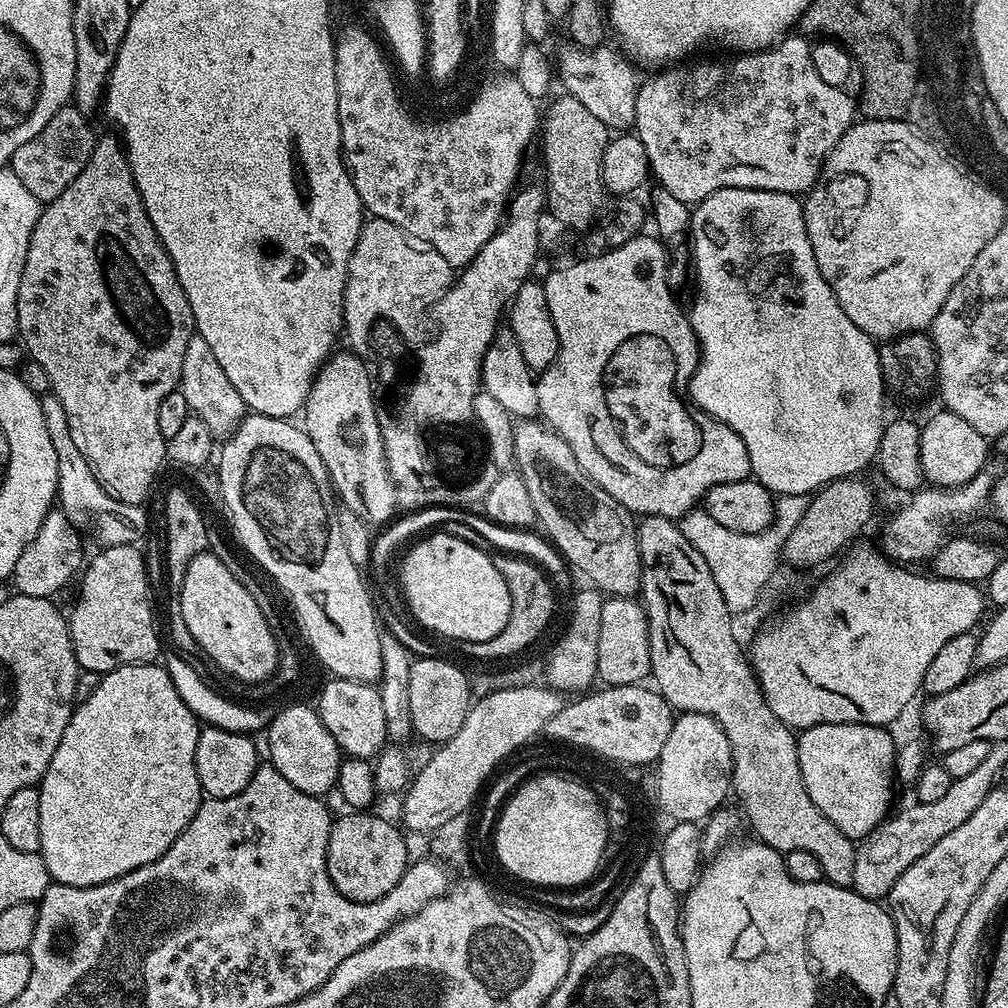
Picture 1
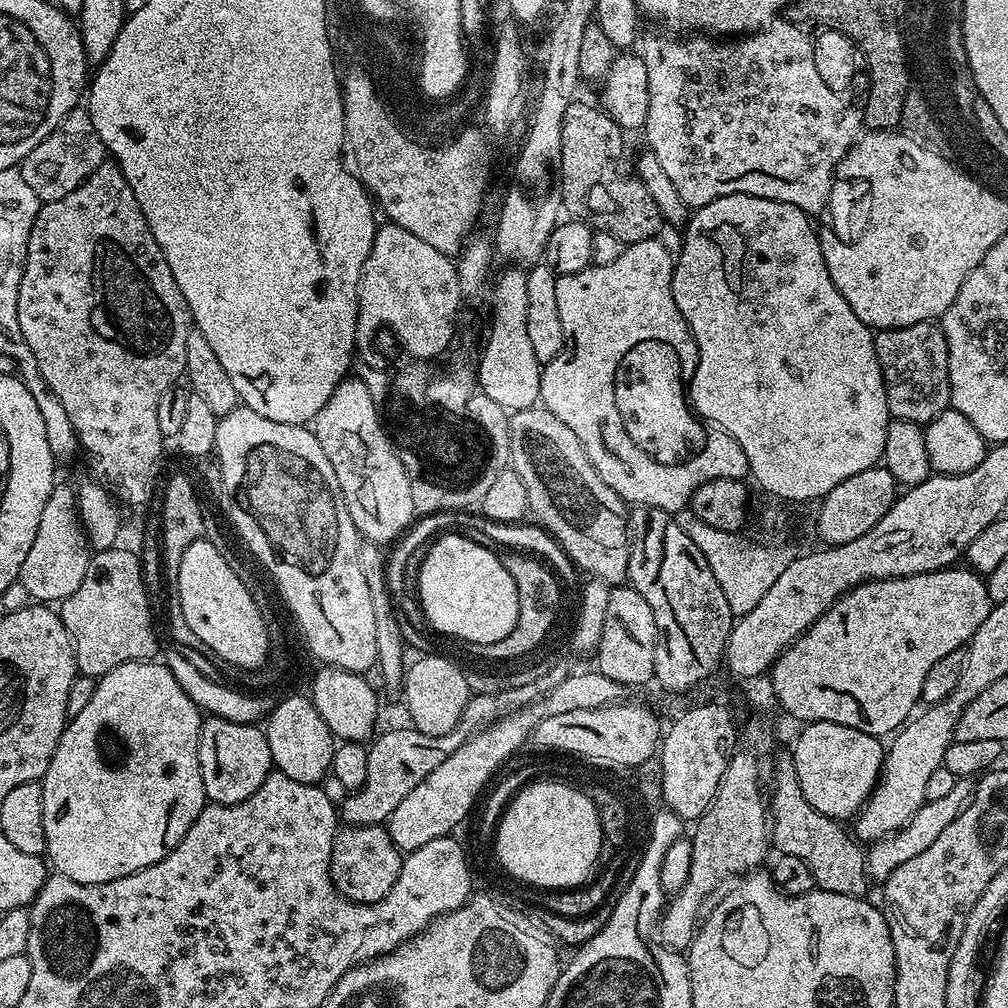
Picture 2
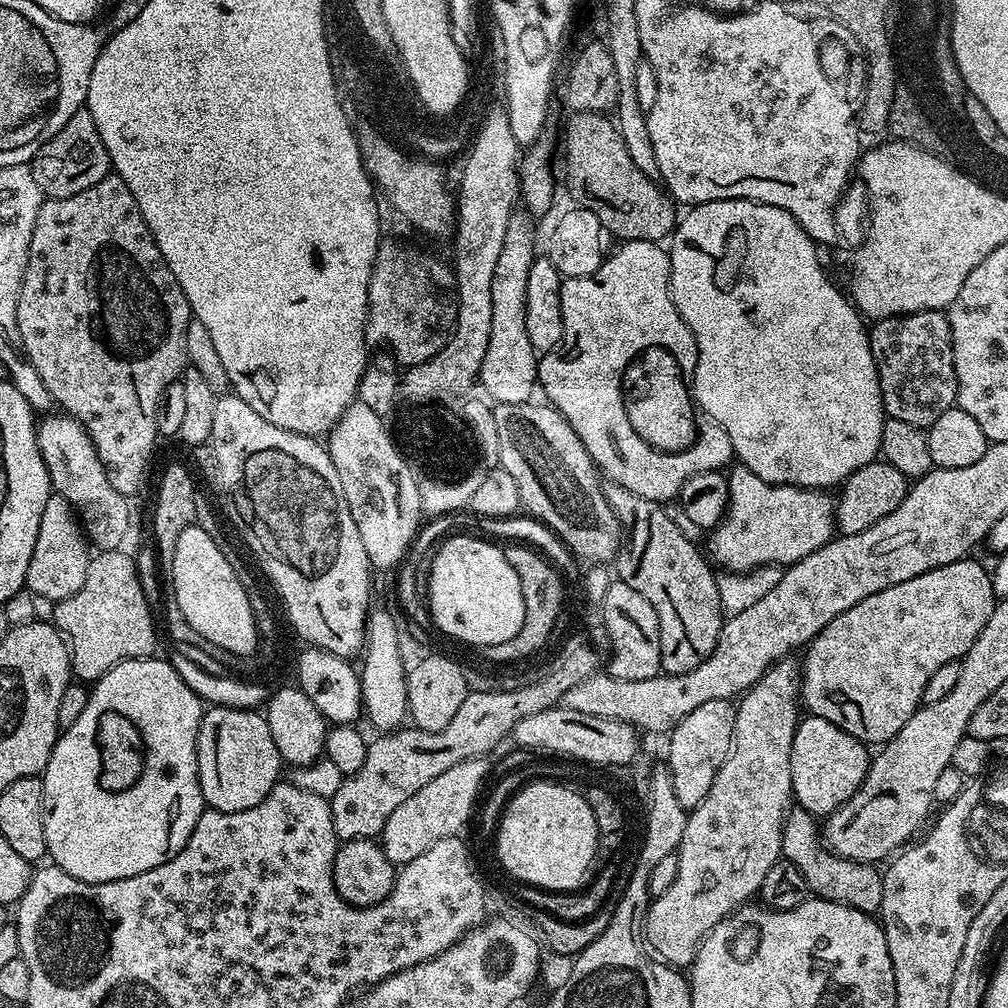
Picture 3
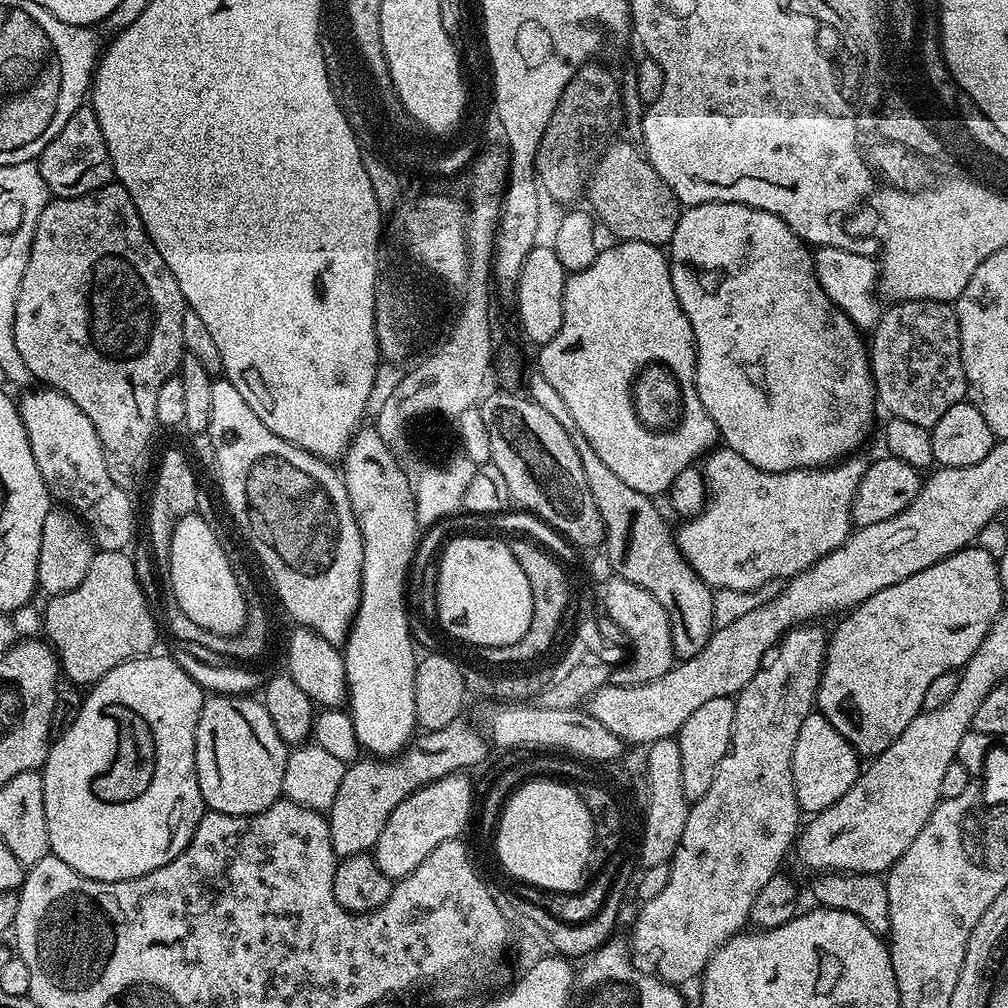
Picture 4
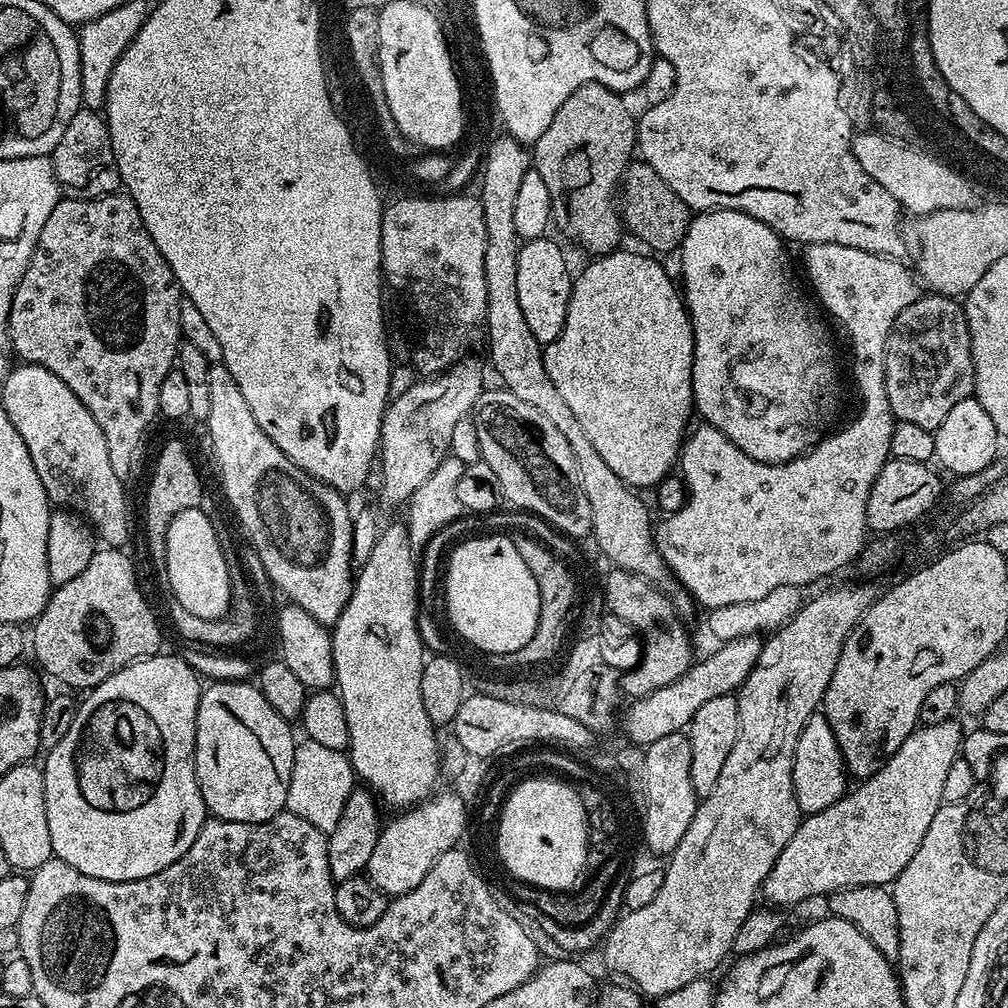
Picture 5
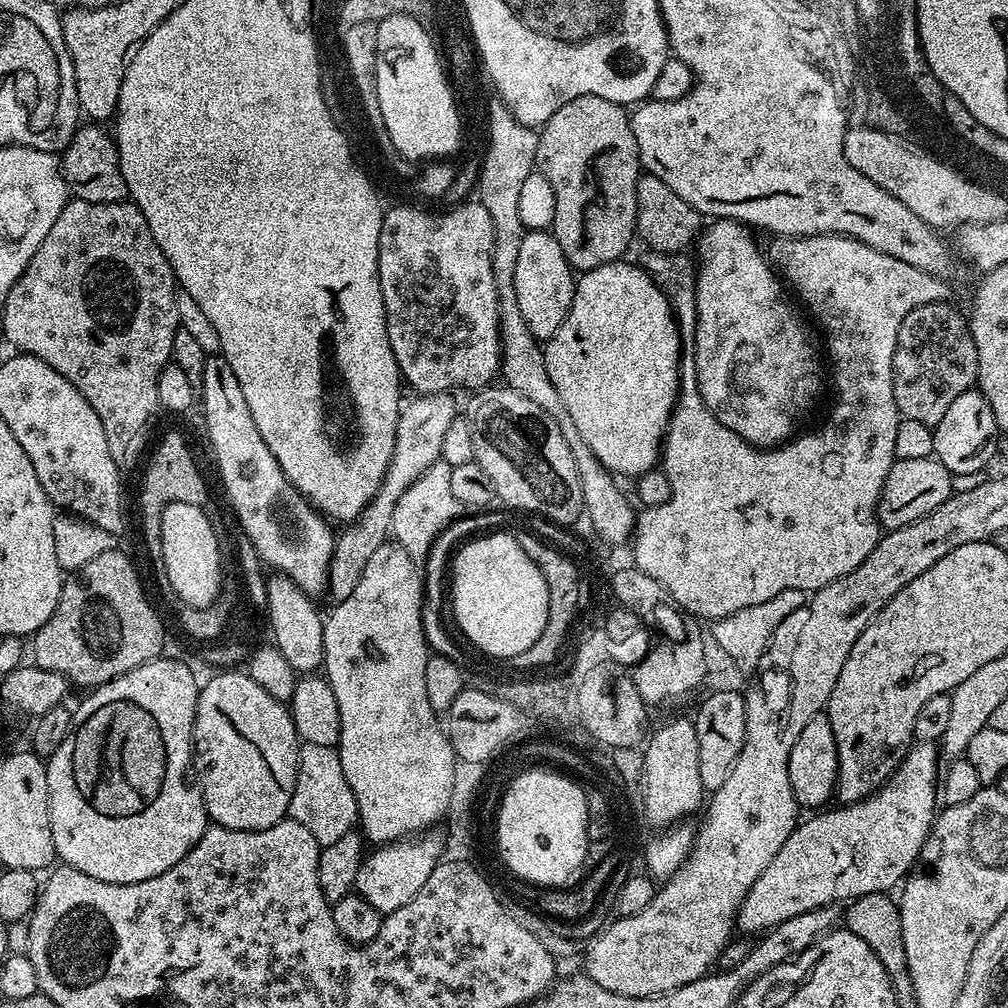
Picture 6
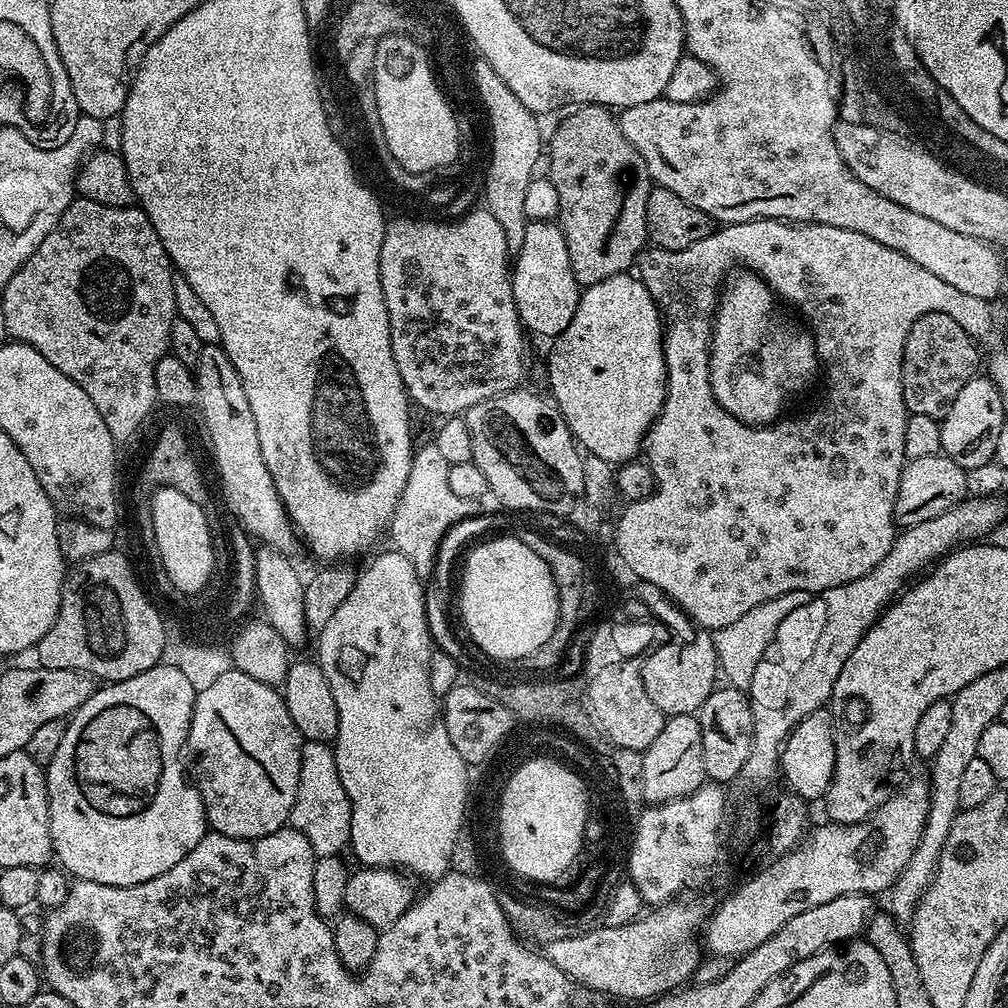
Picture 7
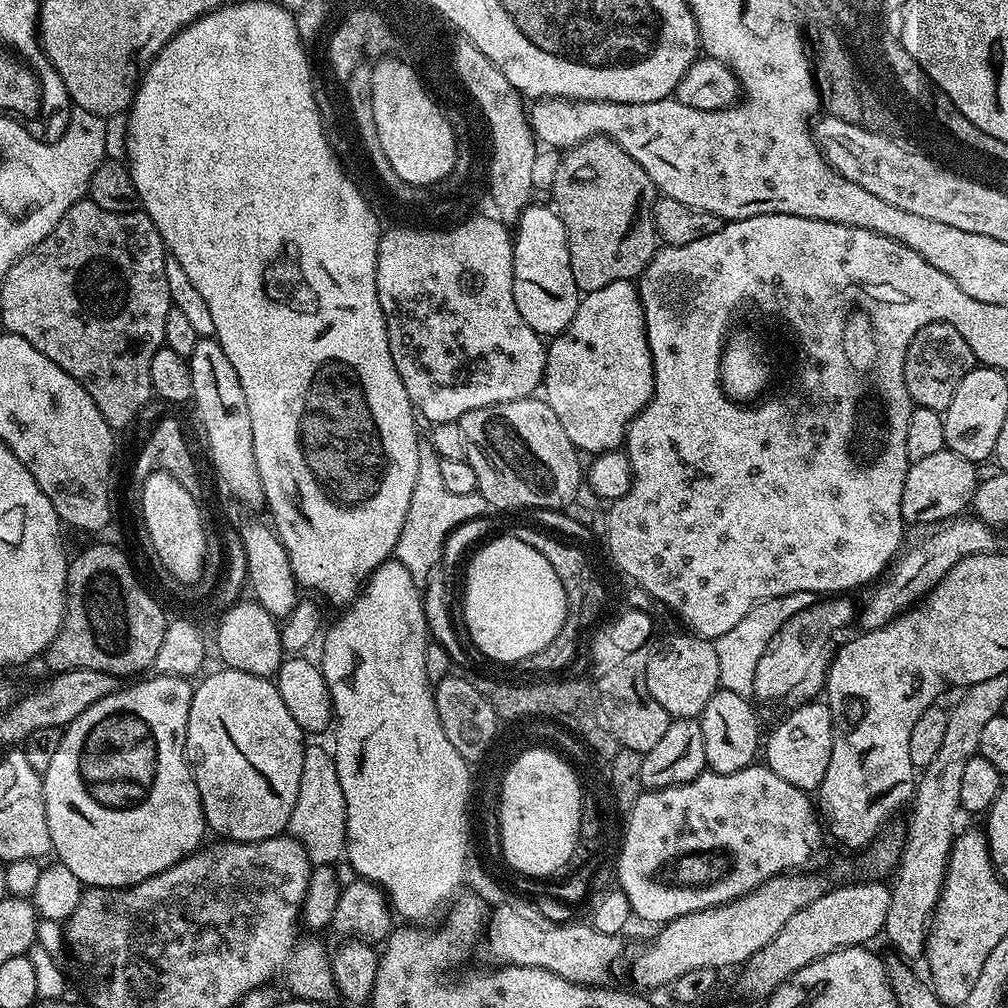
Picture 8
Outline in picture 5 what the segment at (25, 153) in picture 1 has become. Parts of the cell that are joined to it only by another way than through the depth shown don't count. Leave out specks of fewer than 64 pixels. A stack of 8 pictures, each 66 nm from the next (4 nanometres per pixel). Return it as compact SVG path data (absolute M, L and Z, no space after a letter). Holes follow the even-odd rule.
M81 106L70 118L70 126L62 134L58 146L50 154L54 178L61 189L68 188L73 197L96 200L99 196L111 196L121 187L118 162L114 162L114 146L110 142L108 122L95 108Z

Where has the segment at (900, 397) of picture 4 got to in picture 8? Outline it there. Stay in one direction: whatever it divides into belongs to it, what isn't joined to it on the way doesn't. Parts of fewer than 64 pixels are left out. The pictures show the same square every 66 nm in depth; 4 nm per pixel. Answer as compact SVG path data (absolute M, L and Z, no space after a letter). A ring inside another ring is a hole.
M930 322L914 334L904 359L904 391L910 394L913 405L917 408L944 413L954 398L954 390L958 390L958 382L966 378L966 374L976 364L970 346L966 346L966 338L954 330L952 324L946 322Z

